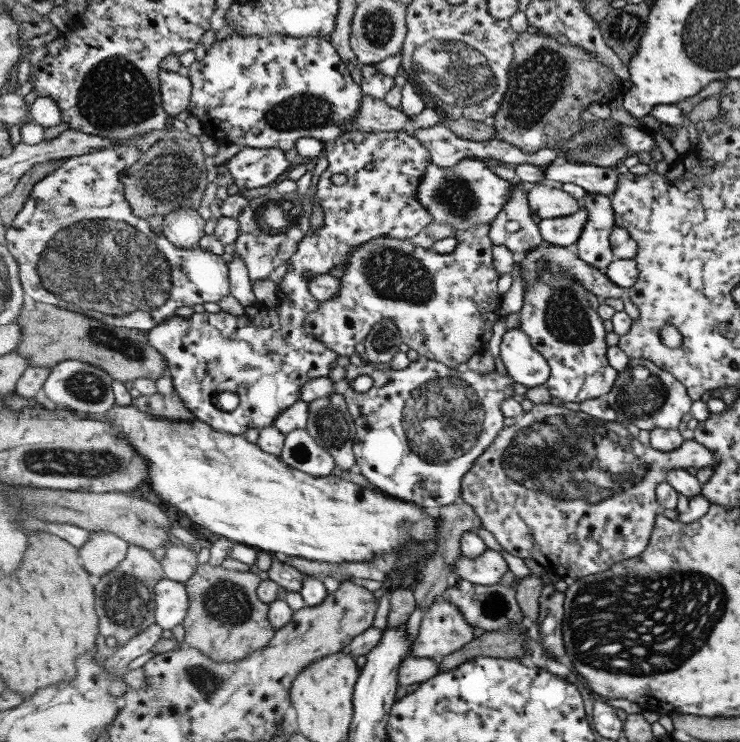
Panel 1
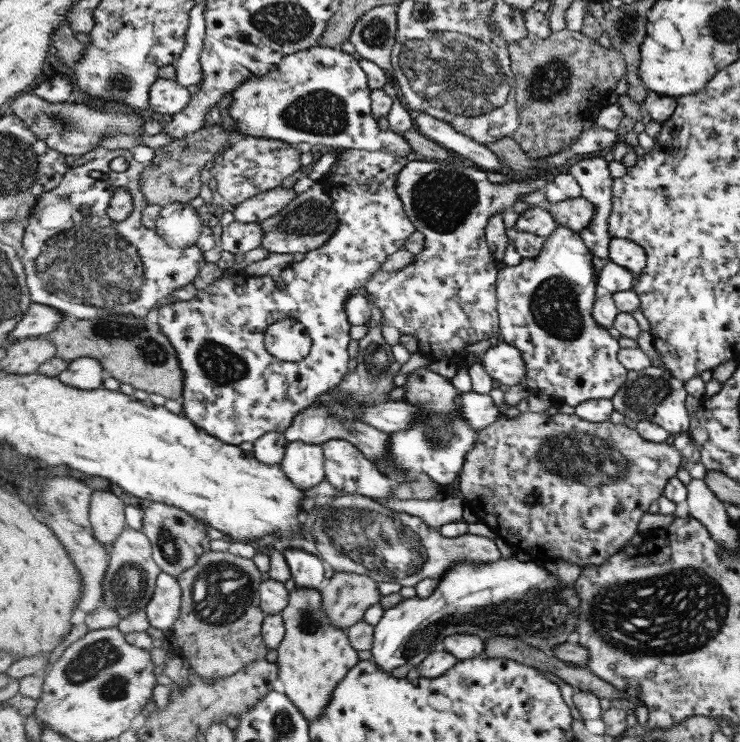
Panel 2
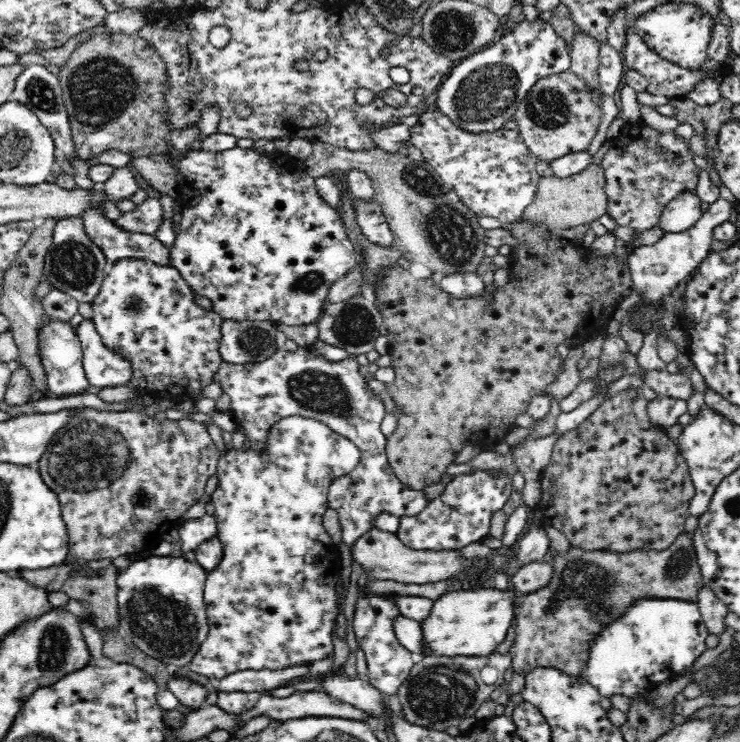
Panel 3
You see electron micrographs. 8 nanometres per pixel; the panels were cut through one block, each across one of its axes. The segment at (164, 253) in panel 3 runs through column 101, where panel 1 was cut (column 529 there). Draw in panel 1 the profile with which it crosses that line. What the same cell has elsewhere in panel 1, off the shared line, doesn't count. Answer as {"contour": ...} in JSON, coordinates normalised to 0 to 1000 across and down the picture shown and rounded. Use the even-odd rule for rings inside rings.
{"contour":[[[709,245],[699,247],[689,271],[662,306],[662,321],[668,329],[682,329],[695,341],[726,336],[735,325],[730,305],[715,280],[712,259],[714,249]]]}

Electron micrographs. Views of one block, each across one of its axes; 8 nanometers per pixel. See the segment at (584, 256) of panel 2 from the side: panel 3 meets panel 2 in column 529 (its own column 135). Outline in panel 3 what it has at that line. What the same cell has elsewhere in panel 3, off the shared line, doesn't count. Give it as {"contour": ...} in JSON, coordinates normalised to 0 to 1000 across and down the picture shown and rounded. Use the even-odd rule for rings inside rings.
{"contour":[[[165,349],[155,357],[151,357],[138,379],[135,387],[135,395],[130,399],[130,403],[123,408],[126,418],[124,433],[128,441],[134,445],[135,453],[146,466],[165,466],[172,482],[177,484],[178,493],[181,493],[181,504],[178,512],[174,515],[174,520],[178,520],[189,532],[214,534],[228,538],[251,538],[262,536],[262,534],[270,534],[273,523],[286,518],[286,507],[292,504],[300,488],[297,481],[297,434],[301,429],[292,420],[280,420],[270,411],[264,407],[264,395],[259,389],[254,388],[254,381],[243,372],[243,368],[238,363],[234,363],[230,357],[219,358],[207,354],[205,352],[193,349]]]}

